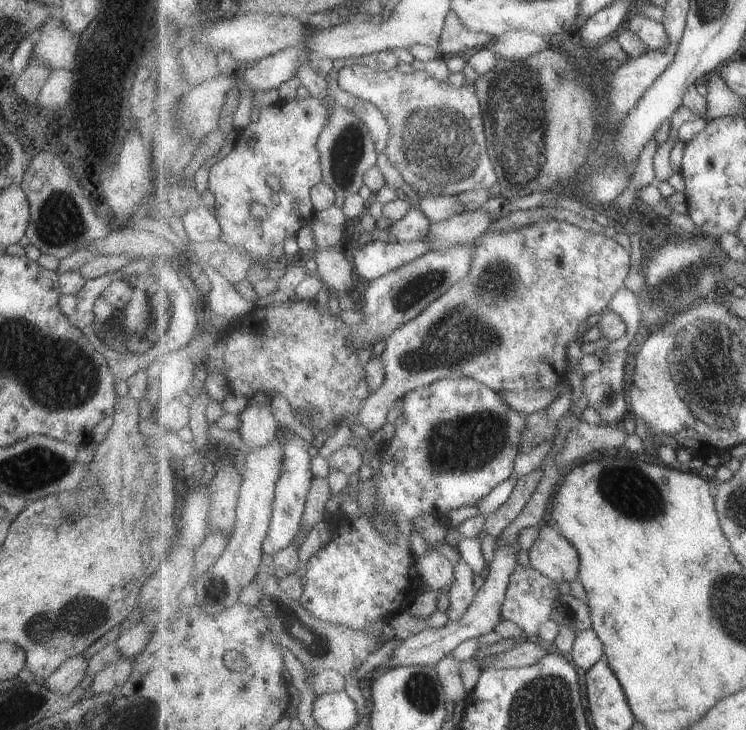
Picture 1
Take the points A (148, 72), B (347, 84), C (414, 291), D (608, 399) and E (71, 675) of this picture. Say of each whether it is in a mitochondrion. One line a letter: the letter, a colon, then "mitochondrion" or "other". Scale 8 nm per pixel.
A: other
B: other
C: mitochondrion
D: mitochondrion
E: other

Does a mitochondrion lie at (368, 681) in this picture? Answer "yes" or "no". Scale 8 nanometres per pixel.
no

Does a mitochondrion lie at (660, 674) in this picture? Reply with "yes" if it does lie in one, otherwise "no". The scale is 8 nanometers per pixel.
no

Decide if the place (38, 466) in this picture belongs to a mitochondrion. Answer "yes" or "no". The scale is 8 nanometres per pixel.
yes

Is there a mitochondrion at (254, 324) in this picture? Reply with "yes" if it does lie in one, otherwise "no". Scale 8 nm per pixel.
no

